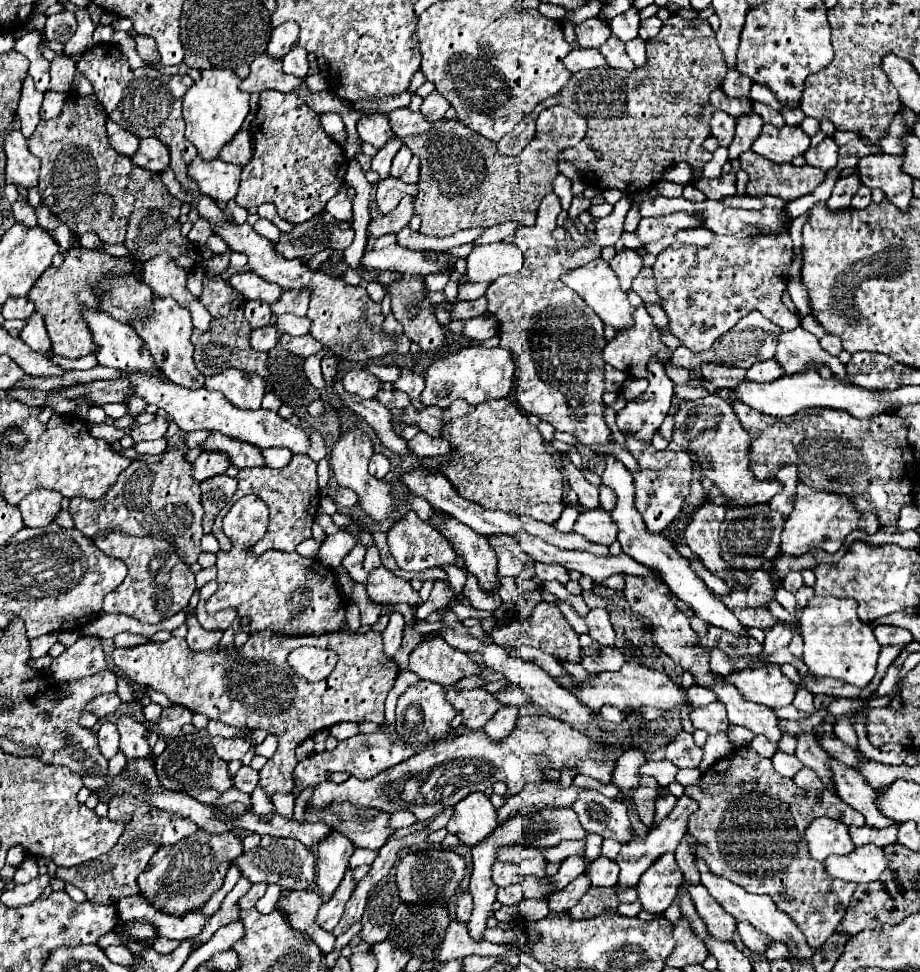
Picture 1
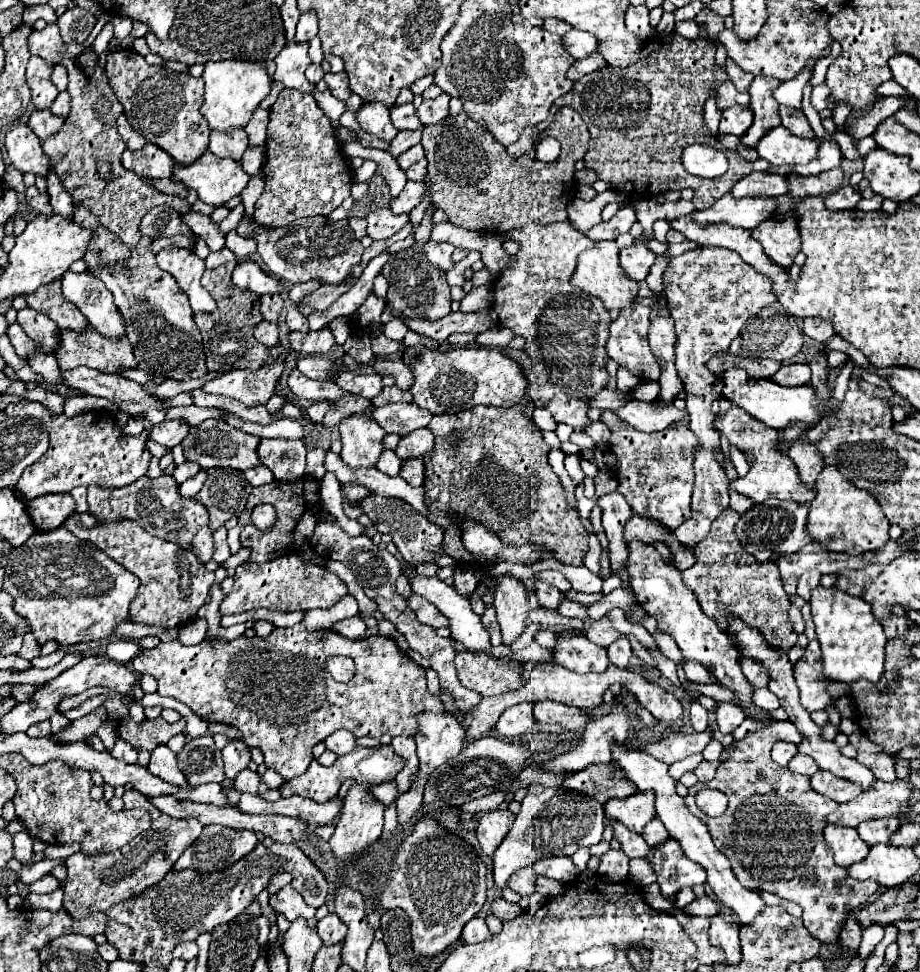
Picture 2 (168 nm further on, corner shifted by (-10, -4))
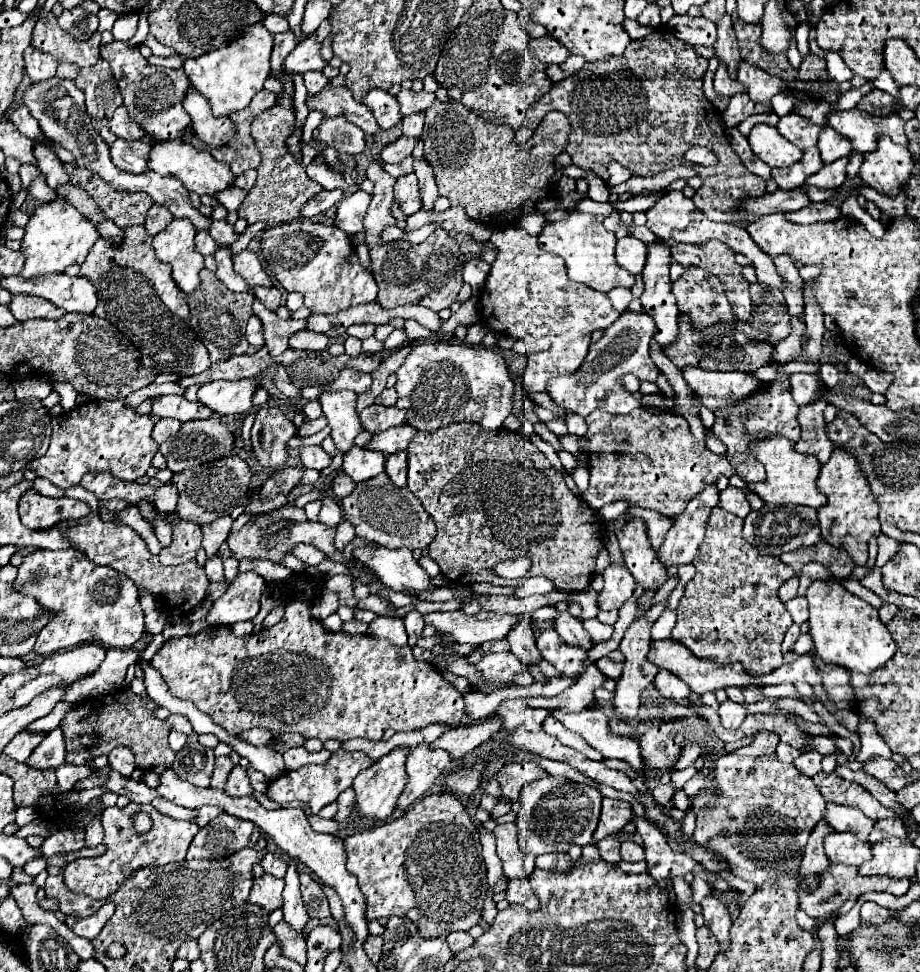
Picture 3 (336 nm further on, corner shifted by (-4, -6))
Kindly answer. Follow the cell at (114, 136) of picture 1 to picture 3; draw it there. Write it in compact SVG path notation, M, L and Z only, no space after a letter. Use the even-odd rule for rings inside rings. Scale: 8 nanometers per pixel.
M120 106L114 112L114 116L110 118L110 130L118 138L124 138L124 140L138 140L138 138L146 136L146 132L142 132L142 128L138 128L138 124L134 120L130 120L126 106Z

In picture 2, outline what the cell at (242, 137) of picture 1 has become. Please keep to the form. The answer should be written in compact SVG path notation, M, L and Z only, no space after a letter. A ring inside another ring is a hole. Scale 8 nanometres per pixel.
M242 128L230 130L230 132L212 132L210 134L210 152L220 158L232 158L240 160L244 150L248 148L248 136Z

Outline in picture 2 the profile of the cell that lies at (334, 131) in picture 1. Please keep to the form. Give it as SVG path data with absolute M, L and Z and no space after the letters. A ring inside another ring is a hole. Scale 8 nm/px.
M286 44L284 50L274 58L276 72L272 76L272 82L282 84L284 88L294 88L304 94L314 94L316 86L310 84L304 76L306 66L310 64L308 58L308 44Z

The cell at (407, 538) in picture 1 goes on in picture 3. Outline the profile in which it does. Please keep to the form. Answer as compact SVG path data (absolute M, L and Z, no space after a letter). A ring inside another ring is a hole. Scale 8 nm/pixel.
M378 474L370 480L358 482L354 492L342 498L344 518L354 524L356 536L382 544L386 548L428 548L436 536L436 524L422 508L420 500L408 488L396 488L386 474Z

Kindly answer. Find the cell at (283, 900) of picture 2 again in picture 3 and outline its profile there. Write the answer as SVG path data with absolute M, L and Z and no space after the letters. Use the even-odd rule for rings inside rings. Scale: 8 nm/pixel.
M264 874L260 878L252 878L252 892L248 896L248 902L258 904L262 908L266 908L268 912L282 908L284 900L282 900L282 890L284 890L284 880L274 878L270 874Z

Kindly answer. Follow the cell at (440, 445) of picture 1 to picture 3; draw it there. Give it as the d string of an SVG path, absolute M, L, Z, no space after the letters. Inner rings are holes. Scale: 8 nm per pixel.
M408 424L394 426L394 428L388 428L386 432L374 434L366 448L378 450L378 452L382 452L382 454L388 456L388 454L394 454L398 450L406 450L414 434L416 434L416 428L410 428Z

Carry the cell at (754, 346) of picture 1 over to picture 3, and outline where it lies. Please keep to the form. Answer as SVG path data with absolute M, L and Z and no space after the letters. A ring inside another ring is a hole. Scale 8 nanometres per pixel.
M760 284L750 286L752 296L752 316L742 326L740 332L752 336L754 340L770 342L772 346L784 340L790 334L790 314L782 300L770 300L764 302L764 288Z

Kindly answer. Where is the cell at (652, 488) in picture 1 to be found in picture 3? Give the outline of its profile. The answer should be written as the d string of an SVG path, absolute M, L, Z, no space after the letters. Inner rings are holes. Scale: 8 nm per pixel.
M642 406L630 412L628 416L614 416L602 410L594 410L590 416L586 416L586 424L588 424L586 440L588 440L590 488L582 494L582 500L596 510L614 500L628 500L634 506L656 510L660 514L676 518L678 514L684 512L690 498L702 492L706 484L716 484L720 476L734 474L734 468L730 466L726 456L716 456L706 448L706 444L700 444L692 436L688 422L678 414L670 412L654 414Z

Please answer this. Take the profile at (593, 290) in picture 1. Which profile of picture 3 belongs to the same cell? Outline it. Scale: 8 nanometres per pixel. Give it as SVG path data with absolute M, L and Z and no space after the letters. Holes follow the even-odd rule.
M572 210L566 220L546 222L544 230L538 234L538 242L542 244L542 250L552 250L566 260L568 278L574 282L586 282L588 286L592 286L594 290L600 290L600 292L608 292L618 286L622 286L622 288L634 286L634 276L630 276L630 272L622 270L614 258L614 248L616 248L614 232L608 232L590 214Z

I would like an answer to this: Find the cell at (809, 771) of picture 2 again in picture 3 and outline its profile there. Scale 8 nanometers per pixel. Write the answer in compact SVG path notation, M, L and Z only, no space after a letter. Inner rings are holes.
M802 752L802 754L794 760L794 764L796 764L796 768L798 768L800 772L804 772L806 776L814 776L814 774L822 772L820 760L822 760L822 756L820 756L818 752Z

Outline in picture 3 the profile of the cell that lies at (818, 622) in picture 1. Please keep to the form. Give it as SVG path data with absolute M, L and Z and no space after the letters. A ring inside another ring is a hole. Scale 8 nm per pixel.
M830 578L814 582L806 592L806 600L810 610L808 626L814 640L814 652L824 662L844 666L852 674L872 674L882 664L886 664L890 656L894 656L894 650L898 650L890 632L880 622L878 610L860 600L858 596L850 594L846 588L842 588L838 580Z

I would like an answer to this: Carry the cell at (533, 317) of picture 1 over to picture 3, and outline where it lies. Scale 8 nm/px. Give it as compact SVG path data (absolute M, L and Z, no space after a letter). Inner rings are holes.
M520 226L500 228L490 236L490 242L498 248L498 256L492 264L492 270L490 270L488 280L484 284L484 292L480 296L482 316L492 330L496 330L500 334L512 334L512 336L526 342L528 366L524 370L524 388L530 392L544 392L546 382L550 378L570 374L584 362L592 332L598 328L608 328L614 320L618 320L620 312L614 310L610 300L604 302L602 292L596 292L596 290L592 290L588 294L578 292L580 284L576 286L566 276L564 260L550 254L550 252L544 252L538 246L536 236L530 236L524 228L520 228Z

